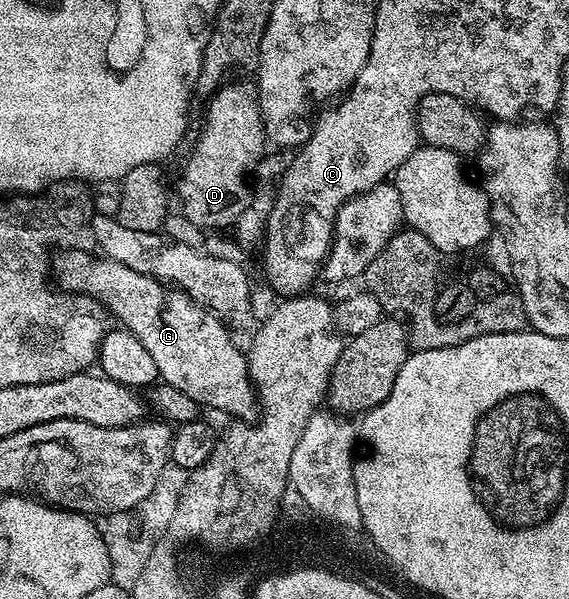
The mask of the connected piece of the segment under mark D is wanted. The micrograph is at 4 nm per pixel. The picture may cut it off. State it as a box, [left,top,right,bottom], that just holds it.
[178,83,267,230]

